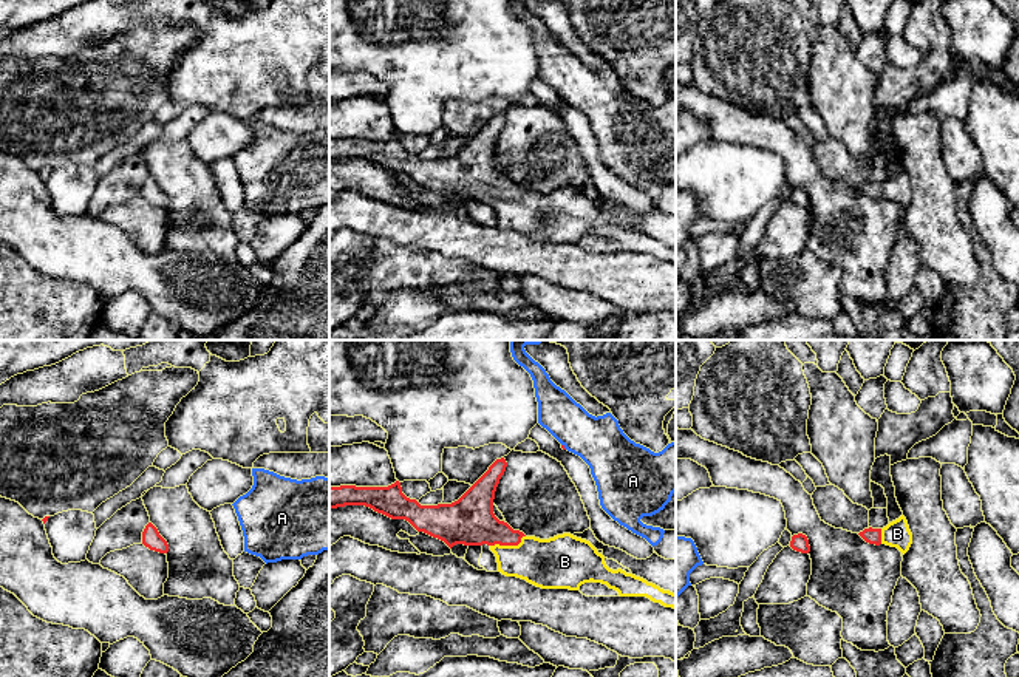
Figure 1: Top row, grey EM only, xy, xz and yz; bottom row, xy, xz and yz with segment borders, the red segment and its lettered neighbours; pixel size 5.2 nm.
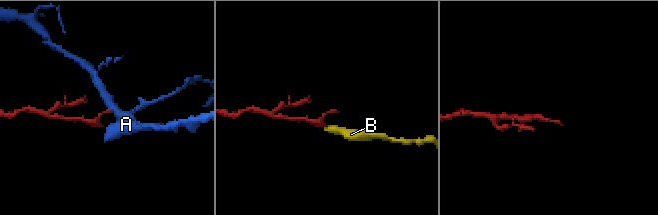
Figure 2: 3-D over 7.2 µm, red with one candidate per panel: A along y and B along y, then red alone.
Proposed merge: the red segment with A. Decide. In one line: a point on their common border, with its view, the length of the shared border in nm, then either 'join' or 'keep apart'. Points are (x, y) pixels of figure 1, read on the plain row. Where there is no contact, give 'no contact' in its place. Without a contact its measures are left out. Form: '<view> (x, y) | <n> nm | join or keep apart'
xz (563, 101) | 40 nm | keep apart

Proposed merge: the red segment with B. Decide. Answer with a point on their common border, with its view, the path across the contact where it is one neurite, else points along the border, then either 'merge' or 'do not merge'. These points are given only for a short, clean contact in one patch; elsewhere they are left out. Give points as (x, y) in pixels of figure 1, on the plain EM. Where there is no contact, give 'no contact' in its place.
xz (507, 198) | across xz (470, 173), (497, 187), (507, 198), (521, 210), (551, 217) | merge

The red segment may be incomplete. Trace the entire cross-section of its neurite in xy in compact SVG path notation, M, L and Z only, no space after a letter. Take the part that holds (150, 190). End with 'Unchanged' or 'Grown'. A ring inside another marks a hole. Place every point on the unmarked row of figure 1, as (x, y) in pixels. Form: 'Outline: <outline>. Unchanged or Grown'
Outline: M148 176L142 185L142 198L159 207L169 206L167 195L159 189L158 182L152 176Z. Unchanged

